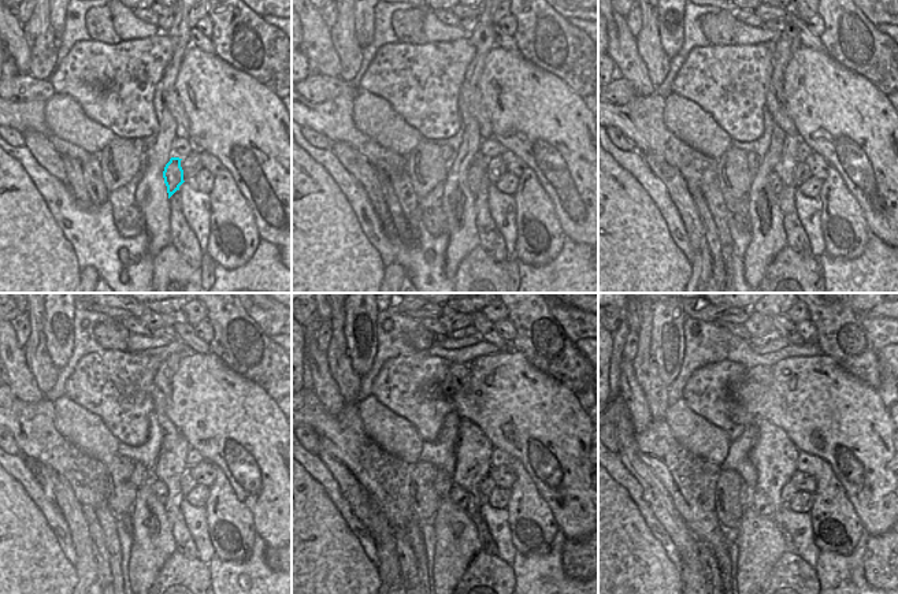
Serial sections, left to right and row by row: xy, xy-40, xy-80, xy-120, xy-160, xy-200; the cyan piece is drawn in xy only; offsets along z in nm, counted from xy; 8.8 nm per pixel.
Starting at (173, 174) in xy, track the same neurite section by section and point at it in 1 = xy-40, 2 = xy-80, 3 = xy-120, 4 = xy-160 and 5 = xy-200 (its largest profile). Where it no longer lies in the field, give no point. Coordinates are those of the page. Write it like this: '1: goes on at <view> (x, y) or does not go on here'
1: goes on at xy-40 (475, 173)
2: goes on at xy-80 (775, 181)
3: goes on at xy-120 (160, 489)
4: goes on at xy-160 (457, 496)
5: goes on at xy-200 (763, 505)

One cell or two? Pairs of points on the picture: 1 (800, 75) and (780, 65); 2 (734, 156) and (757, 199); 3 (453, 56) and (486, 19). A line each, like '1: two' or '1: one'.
1: two
2: two
3: two

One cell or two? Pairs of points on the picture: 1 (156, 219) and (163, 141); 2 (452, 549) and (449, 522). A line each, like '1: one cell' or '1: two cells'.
1: one cell
2: one cell

